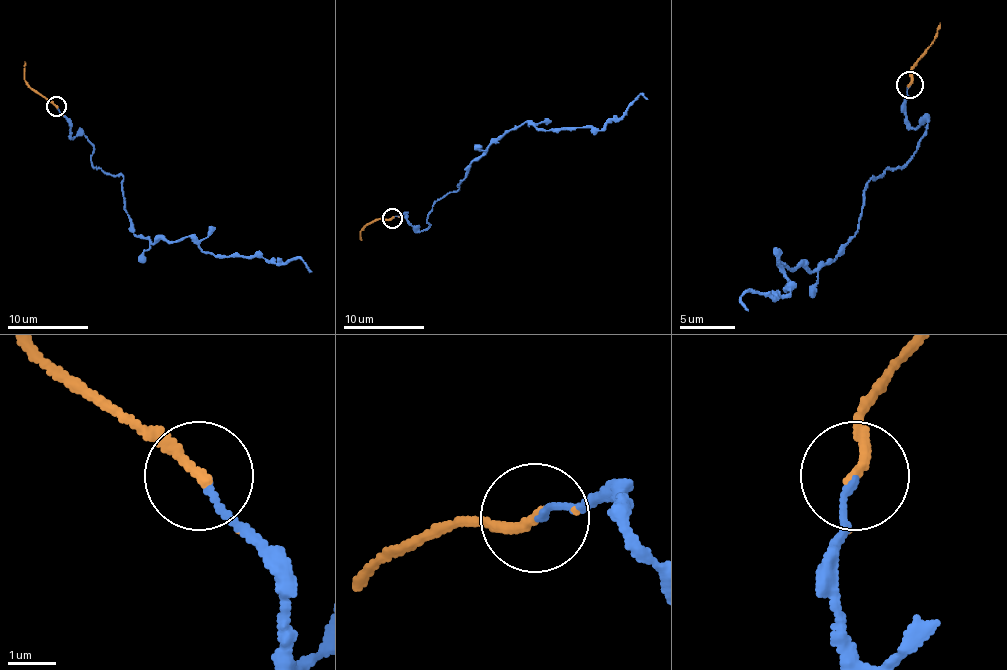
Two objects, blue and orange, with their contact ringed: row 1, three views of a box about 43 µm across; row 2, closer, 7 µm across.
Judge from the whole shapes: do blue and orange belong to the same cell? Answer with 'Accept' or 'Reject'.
Accept

